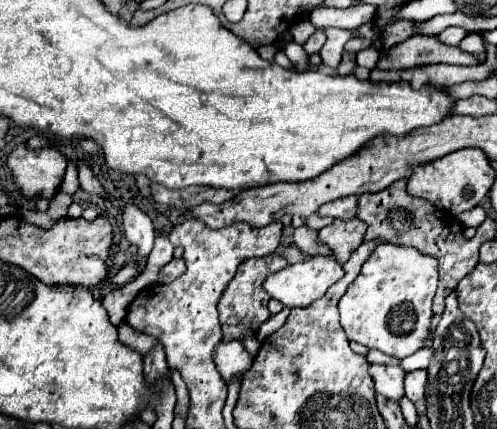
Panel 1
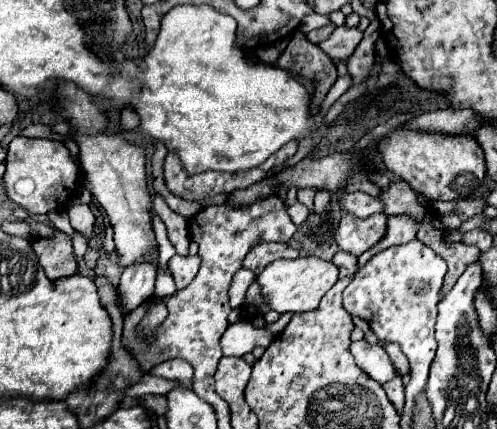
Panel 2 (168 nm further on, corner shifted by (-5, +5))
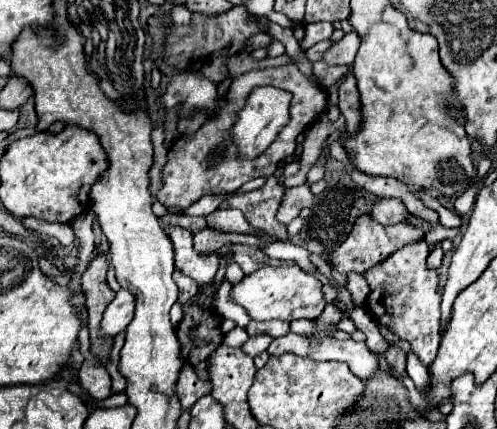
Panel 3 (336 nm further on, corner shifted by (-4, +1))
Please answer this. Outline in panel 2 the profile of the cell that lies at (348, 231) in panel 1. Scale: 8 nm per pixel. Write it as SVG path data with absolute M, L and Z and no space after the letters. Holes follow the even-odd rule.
M344 214L338 230L336 230L336 244L354 254L360 256L360 252L374 246L386 232L386 216L384 214L372 214L370 218L356 218L352 214Z

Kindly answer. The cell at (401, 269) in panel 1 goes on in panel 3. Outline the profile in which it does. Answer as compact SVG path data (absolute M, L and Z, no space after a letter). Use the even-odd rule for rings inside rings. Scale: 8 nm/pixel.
M425 240L417 244L409 244L389 256L383 264L367 270L365 278L369 284L369 298L367 308L375 314L375 318L391 328L401 340L407 340L413 348L413 352L421 358L425 366L429 366L439 348L441 340L441 294L437 292L437 272L427 268L427 244Z

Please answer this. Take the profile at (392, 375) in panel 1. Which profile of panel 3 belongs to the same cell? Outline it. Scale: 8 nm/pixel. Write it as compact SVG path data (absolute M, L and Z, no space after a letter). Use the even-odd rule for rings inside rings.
M285 334L281 338L275 338L267 354L269 356L283 356L287 352L293 352L301 358L311 358L317 362L345 362L355 376L361 380L371 378L379 366L375 354L367 348L365 342L355 342L355 340L335 340L335 338L309 338L309 336L299 336L299 334Z

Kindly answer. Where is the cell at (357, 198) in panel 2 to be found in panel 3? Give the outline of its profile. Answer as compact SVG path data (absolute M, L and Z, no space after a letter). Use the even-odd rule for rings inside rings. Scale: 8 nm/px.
M383 198L375 204L371 216L383 224L383 226L393 226L393 224L401 224L407 220L409 210L405 208L405 204L401 200L395 198Z

